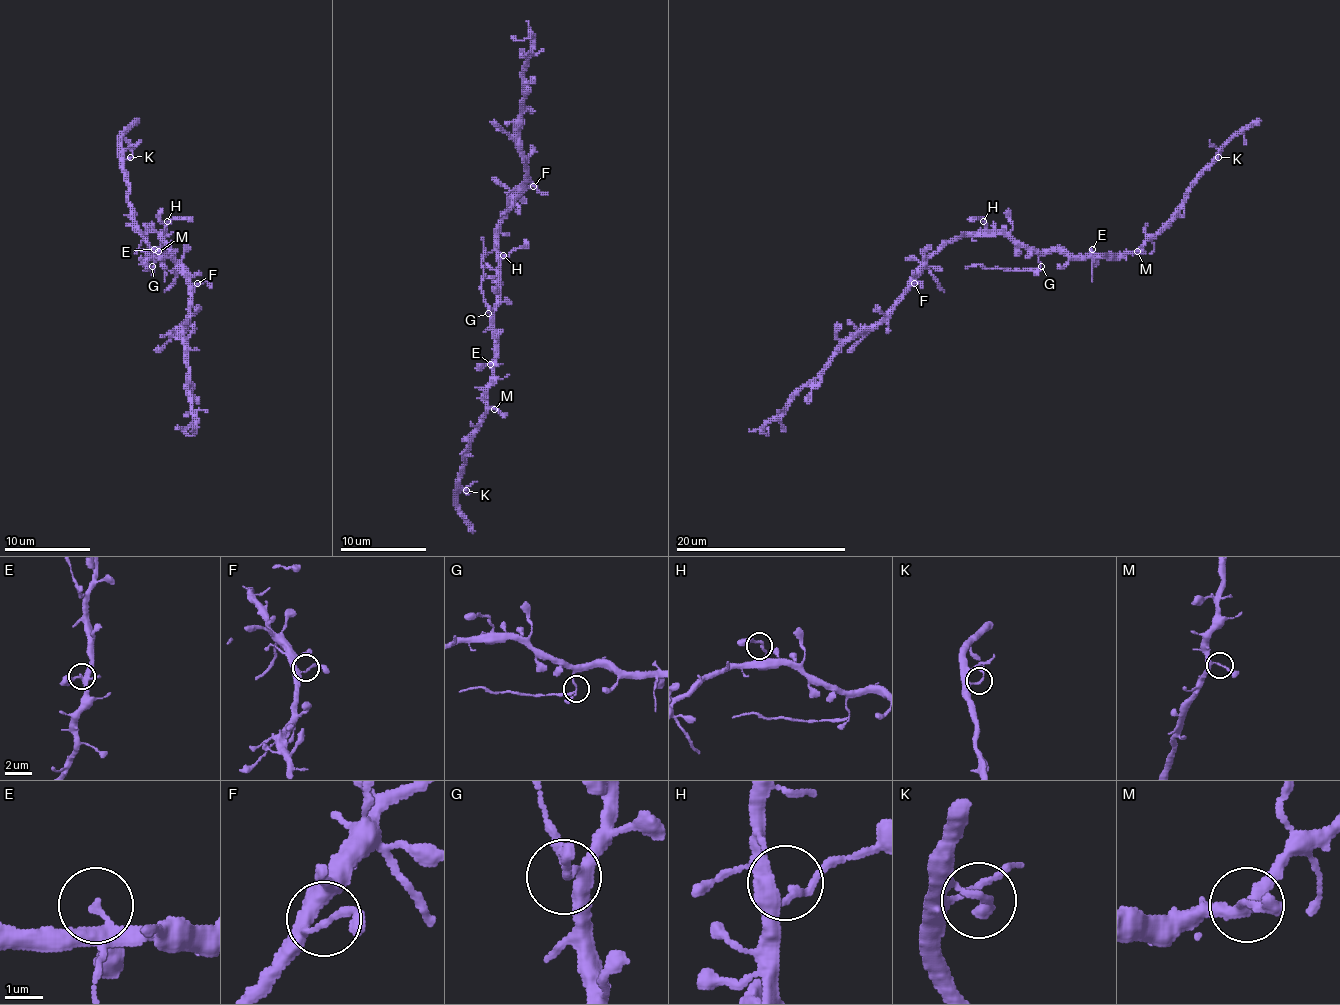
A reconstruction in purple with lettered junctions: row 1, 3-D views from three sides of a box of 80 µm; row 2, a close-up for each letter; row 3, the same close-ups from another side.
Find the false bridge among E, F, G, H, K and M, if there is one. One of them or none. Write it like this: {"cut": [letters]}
{"cut": ["G"]}

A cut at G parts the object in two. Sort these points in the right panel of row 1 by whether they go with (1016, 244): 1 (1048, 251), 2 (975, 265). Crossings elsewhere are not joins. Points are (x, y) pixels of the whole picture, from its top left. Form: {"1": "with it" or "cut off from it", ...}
{"1": "with it", "2": "cut off from it"}

